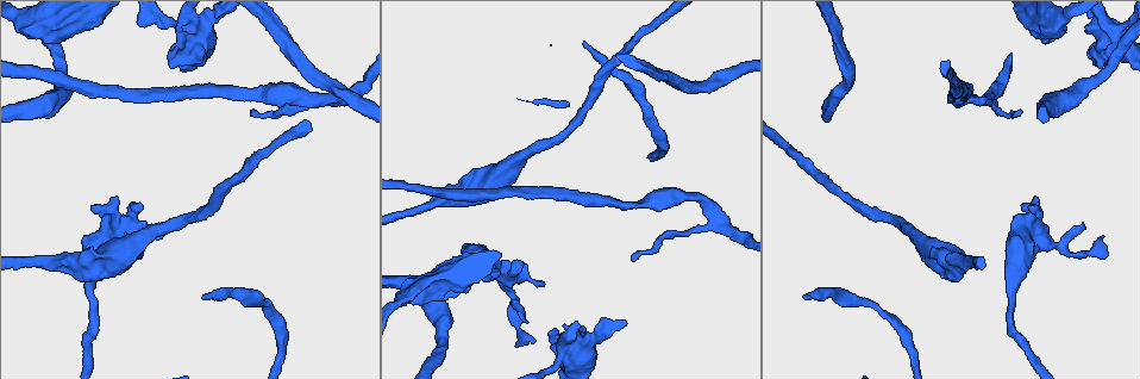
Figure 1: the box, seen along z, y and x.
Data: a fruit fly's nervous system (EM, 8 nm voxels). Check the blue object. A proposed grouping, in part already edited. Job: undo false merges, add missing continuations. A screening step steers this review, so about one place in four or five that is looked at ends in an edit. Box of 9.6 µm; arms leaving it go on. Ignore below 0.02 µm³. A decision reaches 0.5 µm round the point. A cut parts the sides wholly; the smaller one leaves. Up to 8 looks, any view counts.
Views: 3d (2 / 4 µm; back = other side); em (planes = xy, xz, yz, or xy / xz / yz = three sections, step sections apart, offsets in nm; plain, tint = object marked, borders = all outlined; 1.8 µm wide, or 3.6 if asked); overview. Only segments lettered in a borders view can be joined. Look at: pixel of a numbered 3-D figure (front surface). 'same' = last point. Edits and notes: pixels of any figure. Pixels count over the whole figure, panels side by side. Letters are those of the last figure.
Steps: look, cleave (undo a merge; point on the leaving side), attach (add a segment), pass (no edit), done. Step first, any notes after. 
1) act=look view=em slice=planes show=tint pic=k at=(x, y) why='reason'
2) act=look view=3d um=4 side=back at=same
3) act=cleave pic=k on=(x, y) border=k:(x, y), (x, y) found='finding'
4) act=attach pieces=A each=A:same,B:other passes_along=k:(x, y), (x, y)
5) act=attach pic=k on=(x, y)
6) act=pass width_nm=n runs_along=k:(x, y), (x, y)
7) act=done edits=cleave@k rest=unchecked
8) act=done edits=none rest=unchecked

act=look view=em um=3.6 slice=planes show=borders pic=1 at=(427, 277) why='abrupt turn'

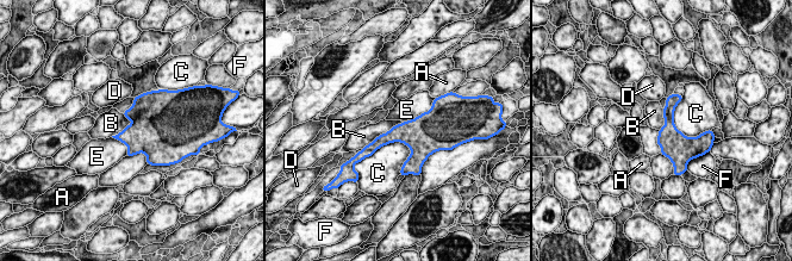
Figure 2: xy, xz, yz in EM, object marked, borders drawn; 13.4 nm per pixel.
act=pass each=A:other,B:other,C:other,D:other,E:other,F:other border=2:(404, 122), (393, 125), (361, 148) found='one neuron here'

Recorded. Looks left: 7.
act=look view=3d um=4 pic=1 at=(197, 27) why='thick turns thin'

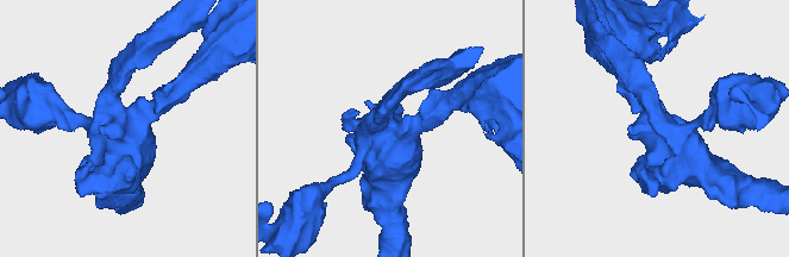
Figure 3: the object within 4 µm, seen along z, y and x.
act=look view=em um=3.6 slice=planes show=borders pic=3 at=(122, 132)

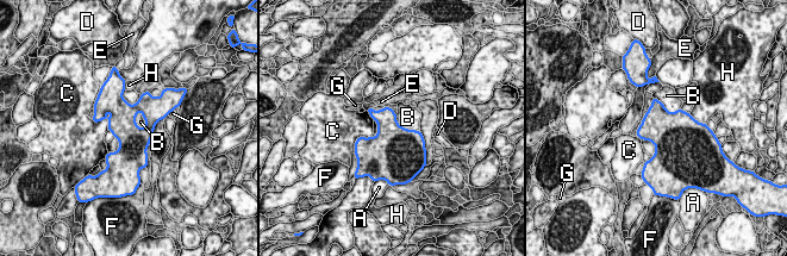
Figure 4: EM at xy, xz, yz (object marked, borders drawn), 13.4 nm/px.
act=pass each=A:other,B:other,C:other,D:other,E:other,F:other,G:other,H:other border=4:(138, 110), (145, 122), (144, 128) found='continuous, no second neuron'

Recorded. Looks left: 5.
act=look view=3d um=2 pic=1 at=(524, 322) why='an open end'

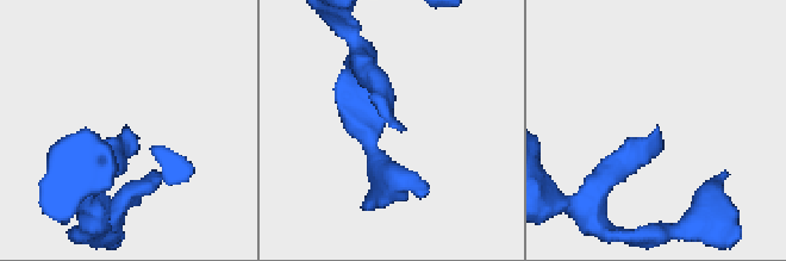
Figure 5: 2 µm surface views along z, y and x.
act=look view=em slice=planes show=plain pic=5 at=(662, 140) why='need the tissue'

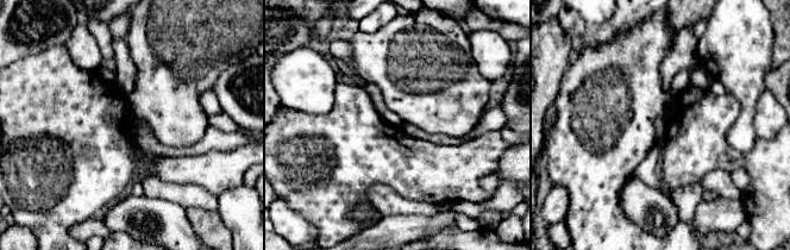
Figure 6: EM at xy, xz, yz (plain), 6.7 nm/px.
act=look view=em slice=planes show=borders at=same

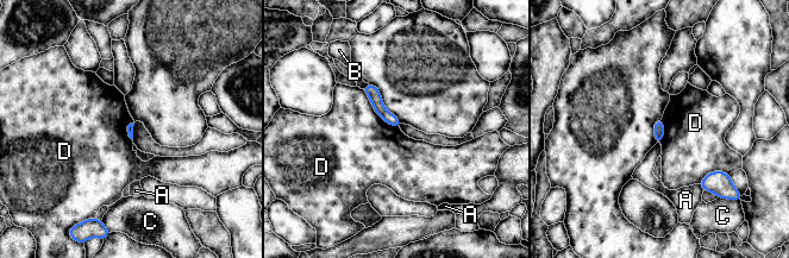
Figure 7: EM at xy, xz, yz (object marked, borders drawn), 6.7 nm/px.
act=pass each=A:other,B:other,C:other,D:other border=7:(362, 89), (373, 108), (399, 127) found='no lettered segment goes on from it'

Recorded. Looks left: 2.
act=look view=em slice=planes show=borders pic=1 at=(804, 296) why='branch stops here'

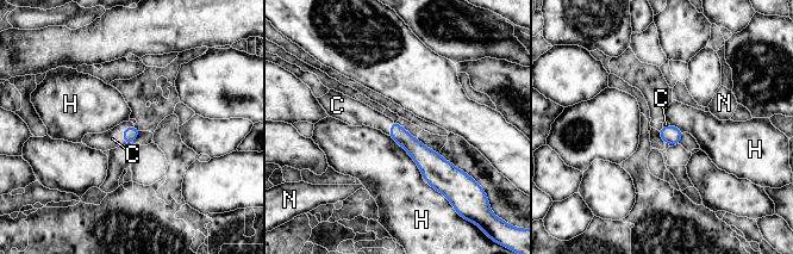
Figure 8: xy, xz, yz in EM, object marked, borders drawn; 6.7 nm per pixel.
act=attach pieces=C each=C:same,H:other,N:other found='the neuron continues'

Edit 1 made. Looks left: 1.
act=done edits=attach@8 rest=unchecked

